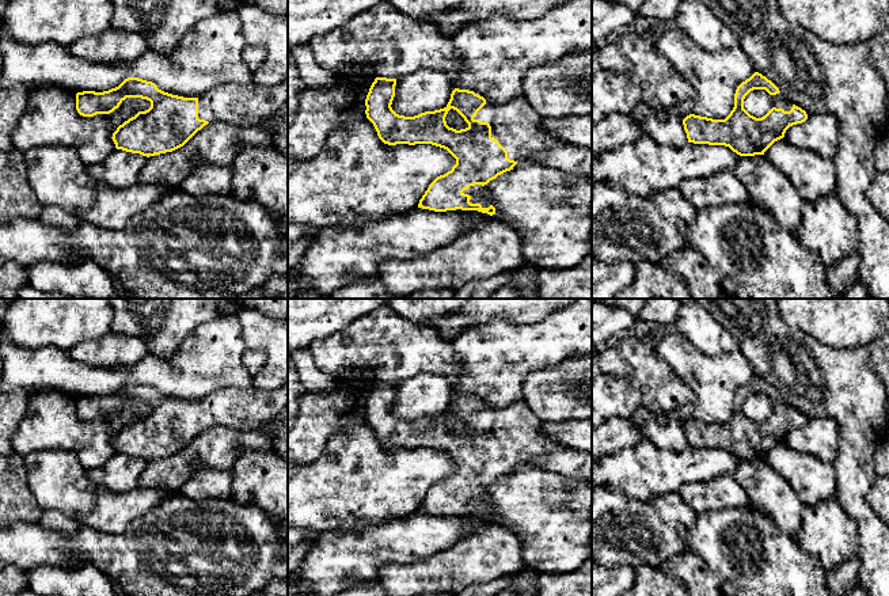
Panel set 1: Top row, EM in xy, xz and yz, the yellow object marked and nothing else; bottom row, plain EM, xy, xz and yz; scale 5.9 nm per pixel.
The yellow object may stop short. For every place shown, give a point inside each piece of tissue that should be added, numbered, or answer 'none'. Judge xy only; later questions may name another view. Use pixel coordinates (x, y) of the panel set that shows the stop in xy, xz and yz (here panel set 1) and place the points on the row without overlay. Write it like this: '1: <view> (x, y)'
1: xy (249, 407)

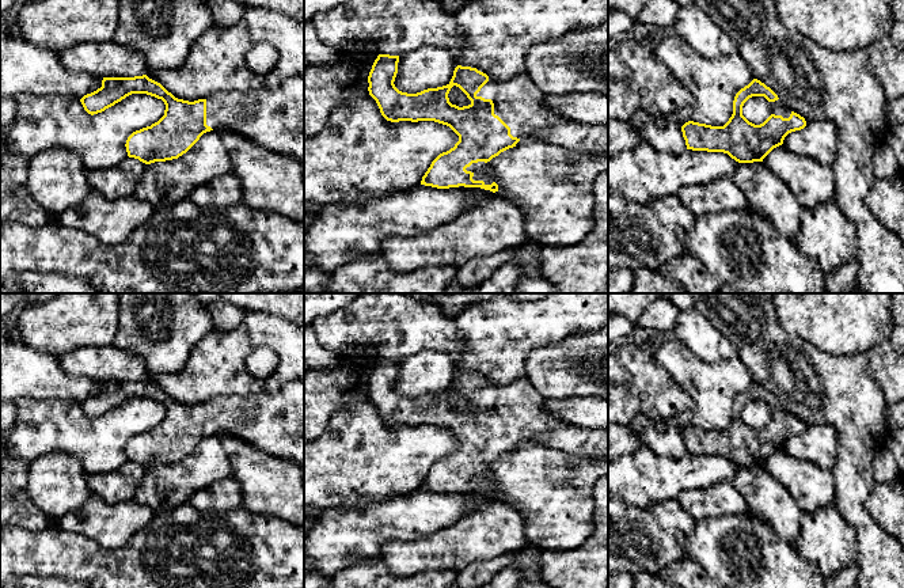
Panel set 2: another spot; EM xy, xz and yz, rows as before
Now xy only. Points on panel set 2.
1: xy (273, 423)

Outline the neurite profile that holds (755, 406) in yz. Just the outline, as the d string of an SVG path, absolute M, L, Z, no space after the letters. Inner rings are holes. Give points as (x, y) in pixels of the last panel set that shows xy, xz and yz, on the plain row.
M752 401L744 407L742 420L749 426L760 429L771 420L771 409L764 401Z

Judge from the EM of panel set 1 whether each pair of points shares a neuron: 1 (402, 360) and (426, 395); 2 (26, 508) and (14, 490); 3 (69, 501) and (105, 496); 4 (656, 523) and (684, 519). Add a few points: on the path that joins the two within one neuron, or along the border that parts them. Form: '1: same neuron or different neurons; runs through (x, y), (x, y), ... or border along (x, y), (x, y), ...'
1: different neurons; border along (445, 376), (437, 374), (414, 375), (396, 383)
2: same neuron; runs through (22, 504), (14, 494)
3: different neurons; border along (98, 488), (95, 505), (90, 511), (72, 517)
4: same neuron; runs through (663, 523), (667, 519), (677, 519)

